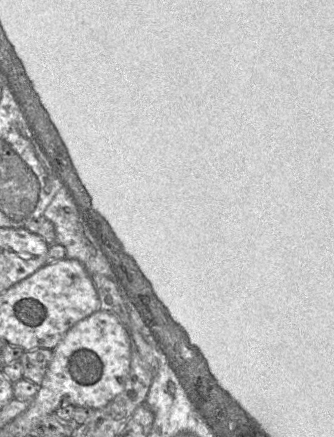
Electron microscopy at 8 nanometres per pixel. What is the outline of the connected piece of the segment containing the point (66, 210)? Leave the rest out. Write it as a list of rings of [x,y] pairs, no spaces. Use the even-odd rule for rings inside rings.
[[[64,188],[57,192],[44,216],[53,223],[55,243],[65,247],[66,258],[79,261],[89,277],[98,274],[117,281]]]

